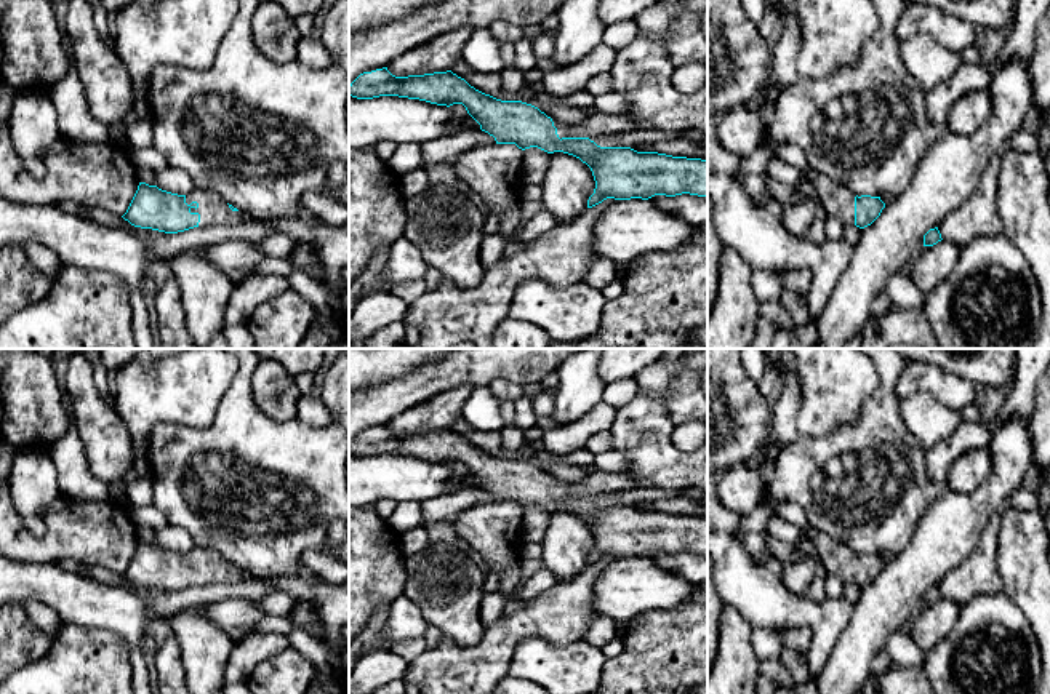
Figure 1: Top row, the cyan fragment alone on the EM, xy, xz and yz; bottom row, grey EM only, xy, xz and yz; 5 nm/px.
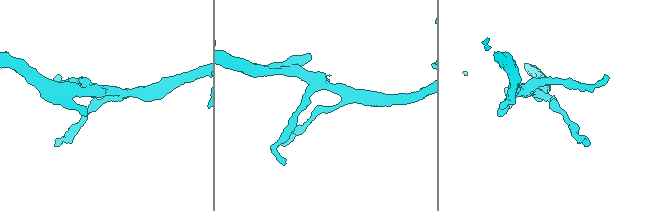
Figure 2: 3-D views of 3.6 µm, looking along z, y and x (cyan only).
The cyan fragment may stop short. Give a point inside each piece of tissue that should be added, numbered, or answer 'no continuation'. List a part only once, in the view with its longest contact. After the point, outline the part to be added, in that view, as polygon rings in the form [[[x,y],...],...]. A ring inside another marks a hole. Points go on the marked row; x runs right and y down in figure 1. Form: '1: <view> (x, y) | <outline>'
1: xy (213, 210) | [[[195,189],[194,192],[186,195],[186,203],[190,205],[192,201],[198,203],[197,209],[190,208],[190,213],[200,214],[198,227],[237,225],[259,221],[253,219],[243,211],[232,211],[229,205],[222,200],[222,197],[213,190]]]

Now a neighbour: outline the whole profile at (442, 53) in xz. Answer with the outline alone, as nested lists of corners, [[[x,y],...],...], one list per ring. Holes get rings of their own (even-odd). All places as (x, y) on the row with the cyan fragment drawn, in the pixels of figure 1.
[[[463,27],[439,35],[391,61],[387,70],[395,77],[451,70],[458,62],[464,61],[463,51],[474,30],[475,29]]]

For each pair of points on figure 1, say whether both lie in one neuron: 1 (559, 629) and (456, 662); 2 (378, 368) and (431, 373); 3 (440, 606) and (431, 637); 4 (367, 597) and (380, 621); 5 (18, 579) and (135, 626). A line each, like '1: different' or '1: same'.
1: same
2: different
3: different
4: different
5: same

